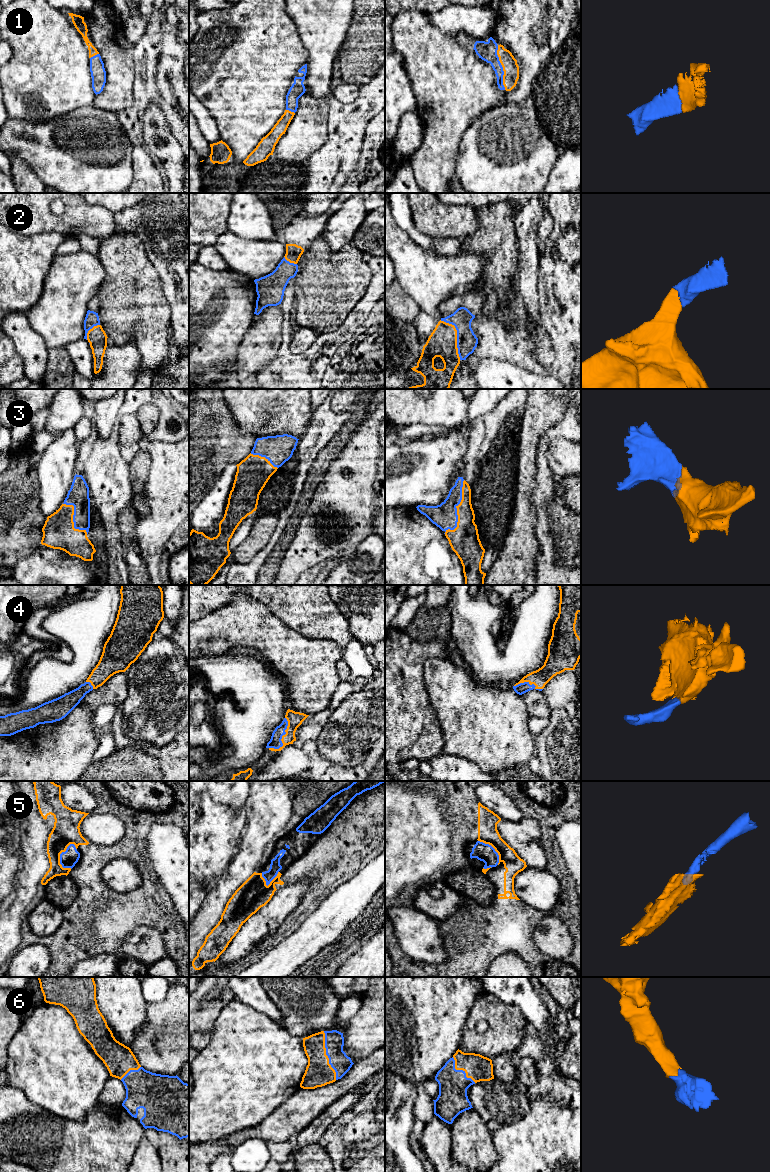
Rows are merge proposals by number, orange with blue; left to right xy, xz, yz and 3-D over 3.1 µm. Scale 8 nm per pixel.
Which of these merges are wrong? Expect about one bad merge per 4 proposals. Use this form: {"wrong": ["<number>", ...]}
{"wrong": []}

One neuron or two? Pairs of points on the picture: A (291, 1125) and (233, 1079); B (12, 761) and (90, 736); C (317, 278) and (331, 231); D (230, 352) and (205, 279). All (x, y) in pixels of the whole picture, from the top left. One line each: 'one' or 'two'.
A: two
B: one
C: two
D: one

